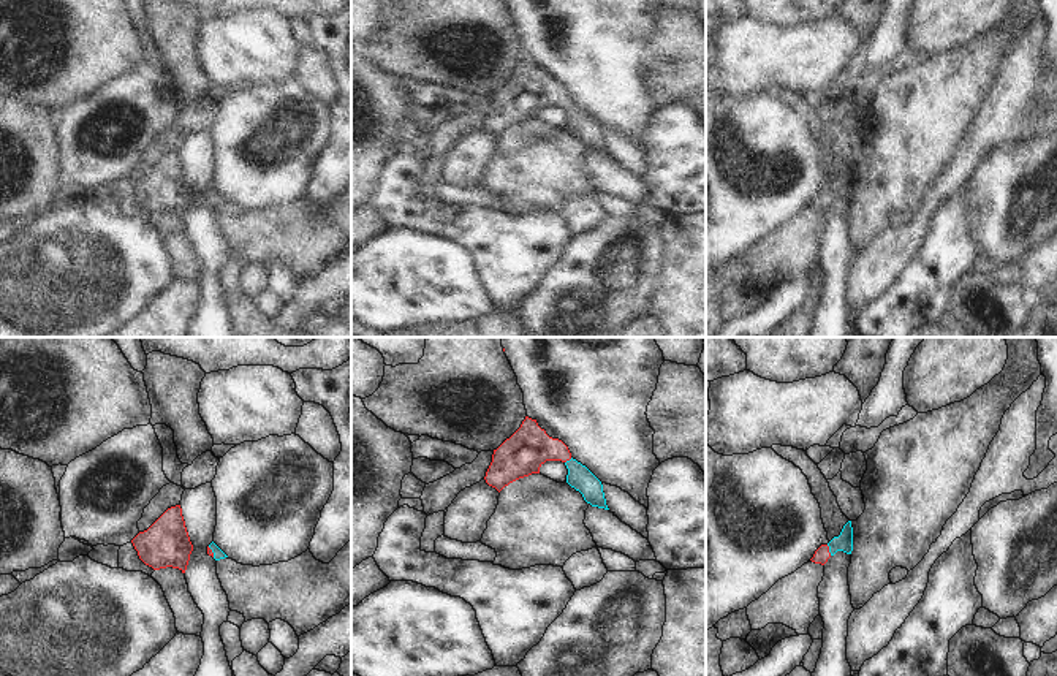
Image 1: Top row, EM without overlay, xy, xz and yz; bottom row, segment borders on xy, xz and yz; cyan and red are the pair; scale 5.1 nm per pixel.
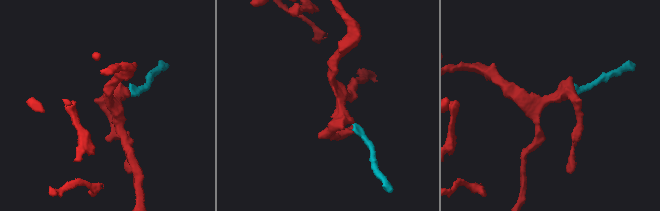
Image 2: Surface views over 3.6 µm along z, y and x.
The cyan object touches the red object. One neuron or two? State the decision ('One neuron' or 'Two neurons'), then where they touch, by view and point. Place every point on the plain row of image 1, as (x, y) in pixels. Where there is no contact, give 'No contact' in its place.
One neuron. Touches cyan at yz (829, 195).

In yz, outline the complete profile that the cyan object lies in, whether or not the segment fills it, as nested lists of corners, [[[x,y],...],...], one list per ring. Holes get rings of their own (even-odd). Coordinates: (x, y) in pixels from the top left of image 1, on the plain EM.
[[[848,166],[840,180],[834,182],[828,190],[821,190],[813,203],[810,204],[815,209],[824,211],[831,201],[834,201],[837,196],[843,196],[847,199],[851,199],[853,196],[853,173],[851,166]]]

